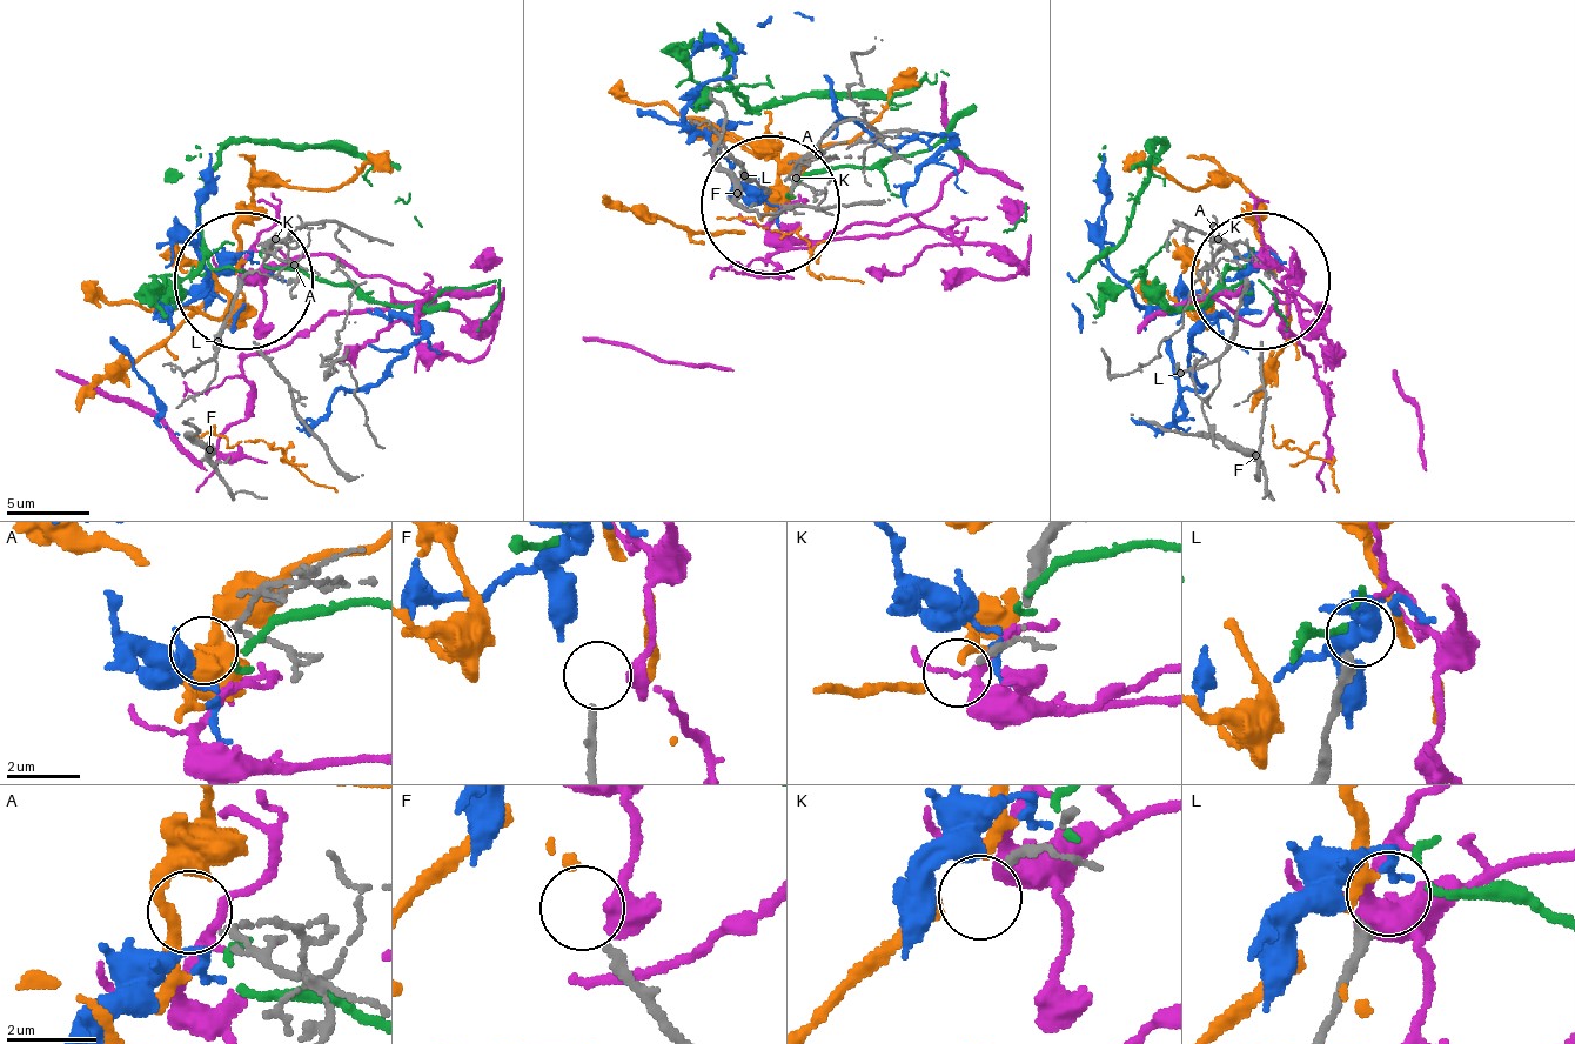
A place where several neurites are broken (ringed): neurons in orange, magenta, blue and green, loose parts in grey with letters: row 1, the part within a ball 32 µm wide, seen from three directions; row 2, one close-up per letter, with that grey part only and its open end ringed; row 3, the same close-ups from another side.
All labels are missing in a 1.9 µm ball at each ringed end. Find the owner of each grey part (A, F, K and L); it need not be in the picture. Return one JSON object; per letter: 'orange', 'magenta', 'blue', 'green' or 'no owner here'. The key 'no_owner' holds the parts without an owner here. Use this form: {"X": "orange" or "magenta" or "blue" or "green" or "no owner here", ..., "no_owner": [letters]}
{"A": "no owner here", "F": "no owner here", "K": "no owner here", "L": "green", "no_owner": ["A", "F", "K"]}

